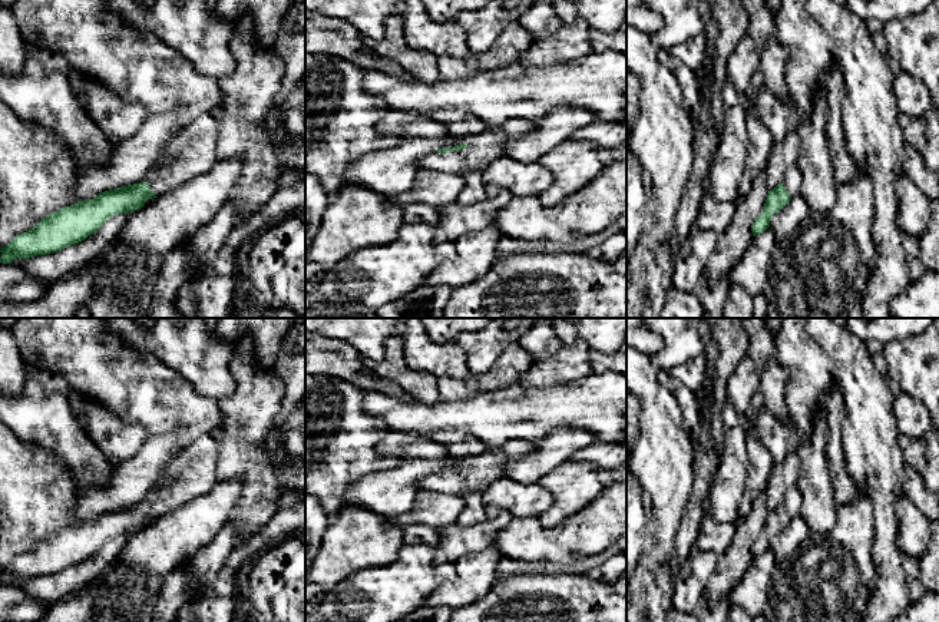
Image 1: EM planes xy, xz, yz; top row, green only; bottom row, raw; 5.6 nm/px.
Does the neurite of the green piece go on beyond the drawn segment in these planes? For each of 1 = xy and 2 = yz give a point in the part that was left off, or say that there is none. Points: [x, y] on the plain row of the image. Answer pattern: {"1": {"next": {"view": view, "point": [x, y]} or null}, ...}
{"1": {"next": {"view": "xy", "point": [194, 473]}}, "2": {"next": {"view": "yz", "point": [792, 502]}}}

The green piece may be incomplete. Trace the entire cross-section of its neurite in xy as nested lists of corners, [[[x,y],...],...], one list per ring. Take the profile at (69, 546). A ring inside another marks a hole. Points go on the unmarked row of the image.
[[[224,429],[191,440],[183,453],[162,473],[159,483],[136,506],[109,510],[47,537],[0,570],[0,583],[57,573],[93,556],[108,540],[145,527],[146,520],[173,512],[208,493],[216,483]]]

